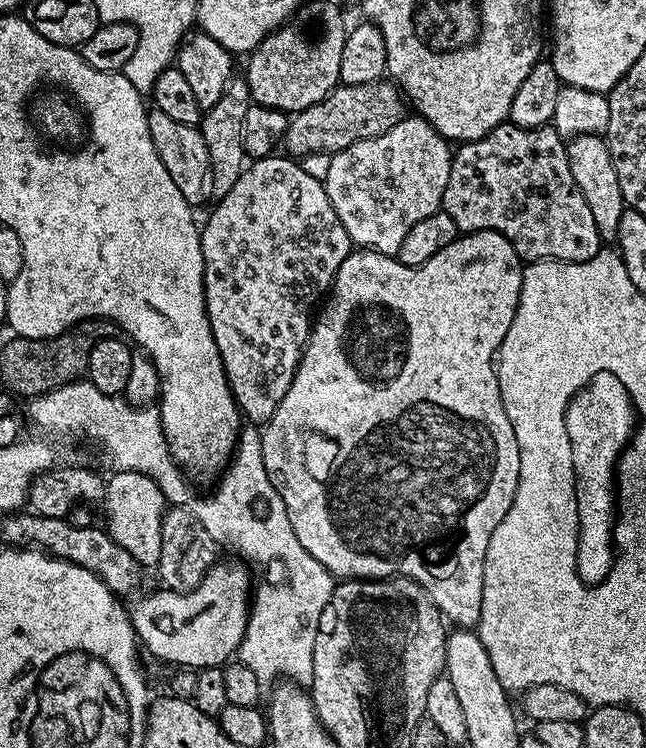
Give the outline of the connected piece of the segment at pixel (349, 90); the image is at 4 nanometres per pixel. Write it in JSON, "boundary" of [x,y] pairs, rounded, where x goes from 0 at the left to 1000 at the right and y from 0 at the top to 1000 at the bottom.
{"boundary":[[[594,104],[580,112],[560,115],[526,112],[511,127],[498,131],[498,136],[457,151],[447,159],[438,197],[447,198],[444,202],[458,211],[469,211],[483,203],[528,203],[536,195],[548,195],[548,190],[585,184],[585,179],[598,179],[598,174],[616,168],[616,163],[628,155],[625,139],[628,144],[621,119]]]}

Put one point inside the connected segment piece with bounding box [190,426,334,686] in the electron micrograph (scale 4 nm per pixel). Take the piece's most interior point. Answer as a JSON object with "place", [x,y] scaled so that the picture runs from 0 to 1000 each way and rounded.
{"place":[381,686]}

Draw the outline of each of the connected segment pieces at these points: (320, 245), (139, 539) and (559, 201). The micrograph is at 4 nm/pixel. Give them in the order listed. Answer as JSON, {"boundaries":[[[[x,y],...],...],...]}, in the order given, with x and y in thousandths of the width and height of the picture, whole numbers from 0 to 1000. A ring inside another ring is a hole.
{"boundaries":[[[[433,207],[390,214],[368,243],[356,249],[350,261],[339,263],[341,274],[310,305],[322,429],[365,541],[376,560],[396,570],[413,567],[424,548],[430,548],[430,537],[443,532],[443,521],[449,521],[449,511],[455,511],[455,500],[477,460],[486,413],[512,386],[523,356],[529,356],[548,332],[545,320],[517,283],[500,241],[483,238],[457,213]]],[[[175,630],[175,636],[166,638],[161,648],[161,667],[158,678],[167,683],[167,701],[164,710],[173,715],[176,725],[189,730],[197,738],[209,746],[220,757],[246,755],[248,742],[251,741],[251,695],[257,683],[257,670],[245,644],[218,631],[187,631]]],[[[782,163],[759,174],[755,182],[714,191],[700,211],[684,281],[703,291],[714,311],[776,310],[811,350],[907,350],[932,336],[932,322],[926,302],[920,302],[913,275],[907,275],[907,265],[901,265],[901,254],[895,254],[895,243],[889,243],[889,233],[882,233],[875,183],[862,179],[853,168],[803,171],[796,164]]]]}

